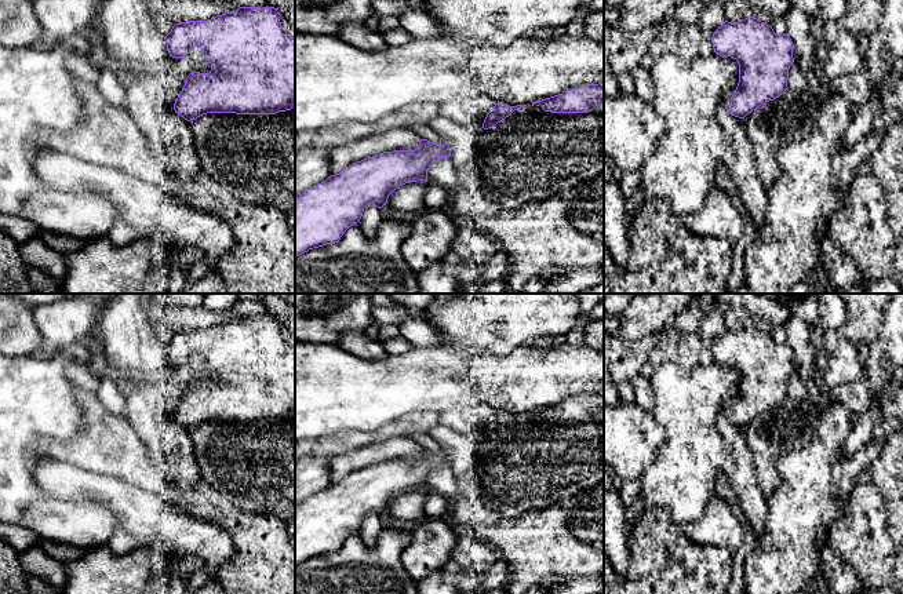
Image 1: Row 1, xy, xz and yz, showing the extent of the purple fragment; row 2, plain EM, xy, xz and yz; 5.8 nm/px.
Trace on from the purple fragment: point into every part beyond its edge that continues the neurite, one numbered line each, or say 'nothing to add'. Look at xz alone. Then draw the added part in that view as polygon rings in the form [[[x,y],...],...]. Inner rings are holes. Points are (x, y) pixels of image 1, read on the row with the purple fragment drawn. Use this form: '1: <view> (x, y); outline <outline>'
nothing to add

